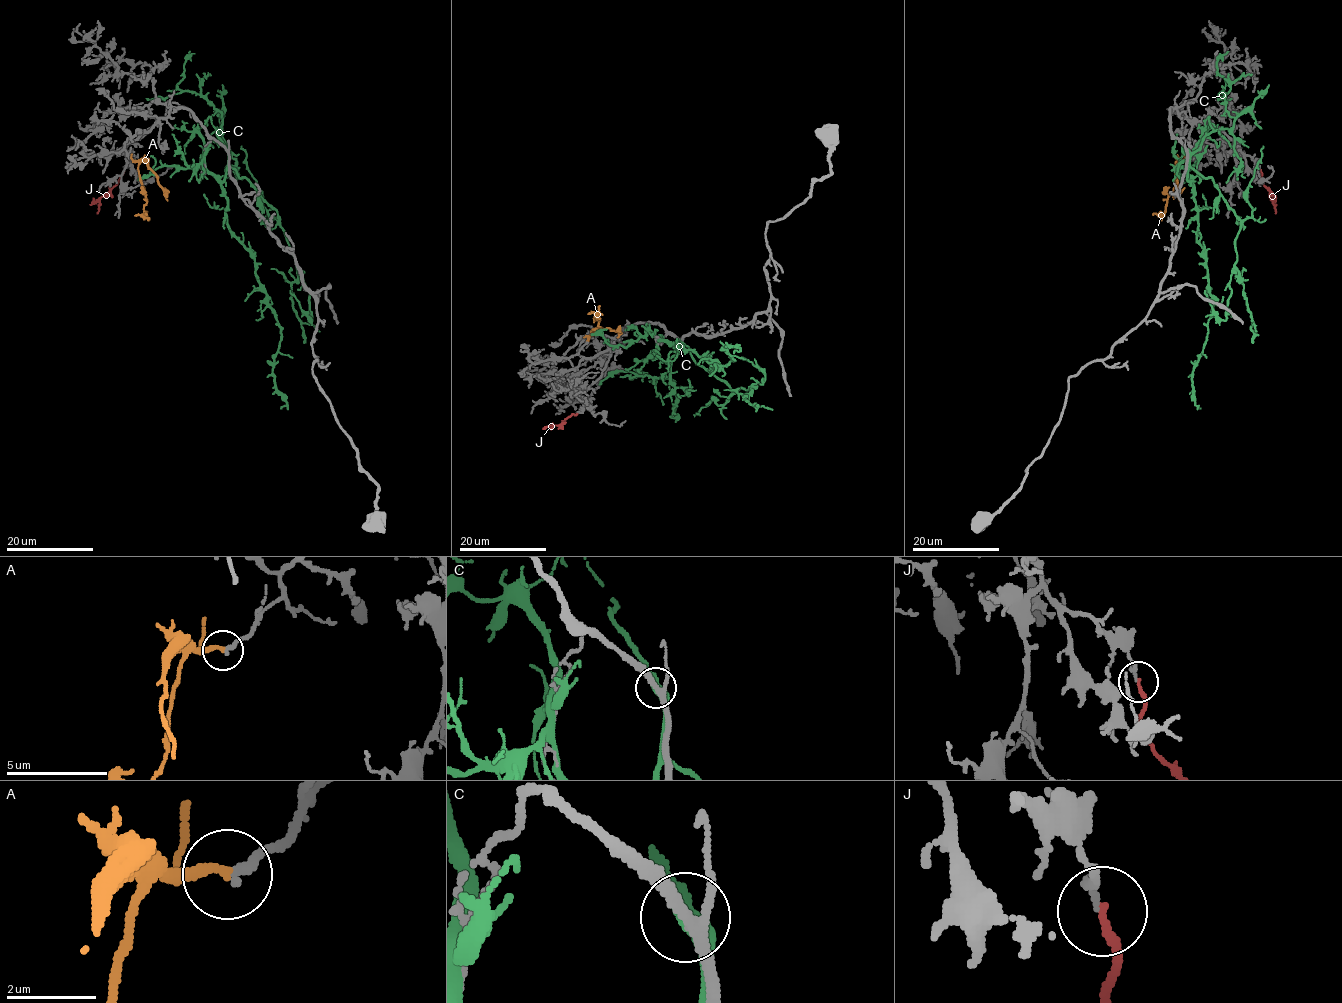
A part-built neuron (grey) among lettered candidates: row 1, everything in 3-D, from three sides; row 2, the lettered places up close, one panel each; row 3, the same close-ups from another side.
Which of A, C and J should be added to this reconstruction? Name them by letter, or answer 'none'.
A

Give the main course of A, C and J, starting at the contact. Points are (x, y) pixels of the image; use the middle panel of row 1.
A: (588, 341), (598, 326), (600, 319), (595, 315), (600, 305)
C: (680, 341), (674, 344), (680, 351), (693, 350), (720, 365), (734, 360), (727, 345), (740, 348), (733, 353)
J: (577, 414), (549, 428)

